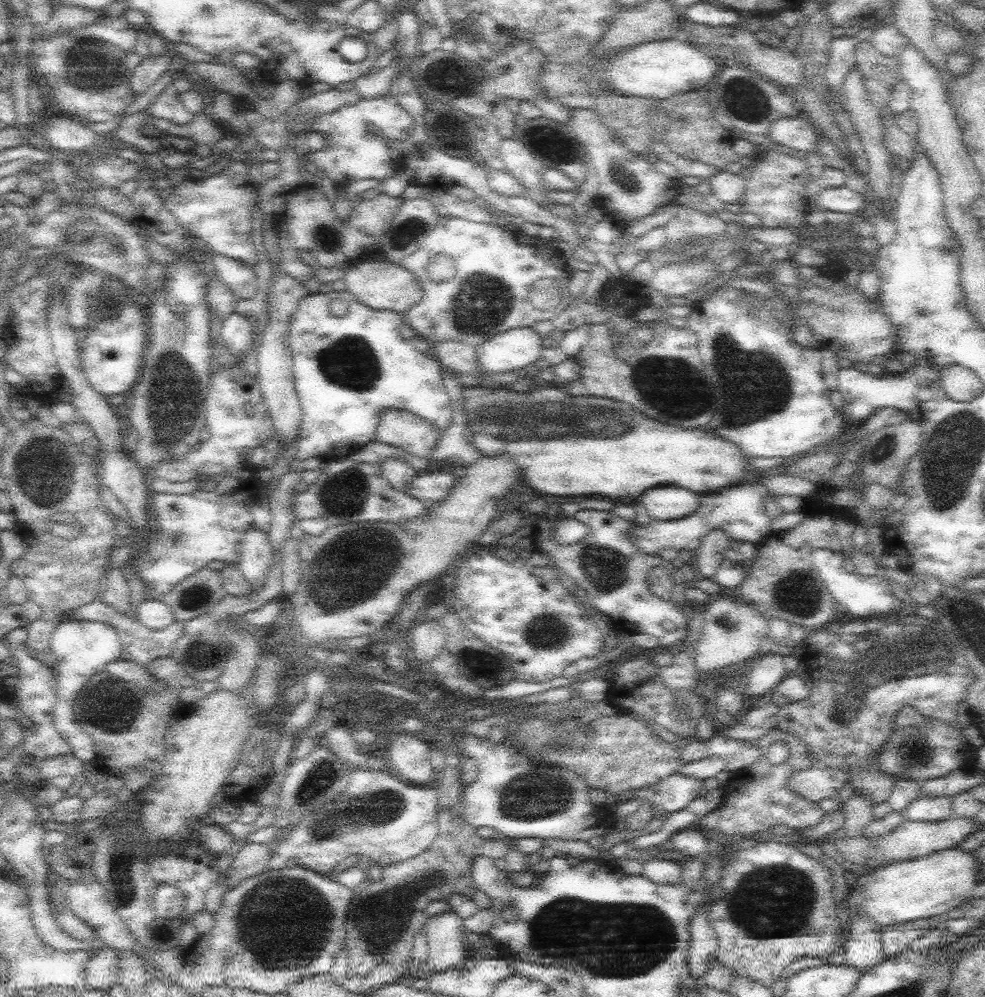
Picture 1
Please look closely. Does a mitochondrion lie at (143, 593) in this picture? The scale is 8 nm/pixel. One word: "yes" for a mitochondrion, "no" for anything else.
no

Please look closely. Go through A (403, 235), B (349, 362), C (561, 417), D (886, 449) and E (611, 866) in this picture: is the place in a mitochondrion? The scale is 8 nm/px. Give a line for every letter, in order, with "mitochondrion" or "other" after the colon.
A: mitochondrion
B: mitochondrion
C: mitochondrion
D: mitochondrion
E: other

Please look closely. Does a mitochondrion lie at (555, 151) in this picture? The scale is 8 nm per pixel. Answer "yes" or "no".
yes

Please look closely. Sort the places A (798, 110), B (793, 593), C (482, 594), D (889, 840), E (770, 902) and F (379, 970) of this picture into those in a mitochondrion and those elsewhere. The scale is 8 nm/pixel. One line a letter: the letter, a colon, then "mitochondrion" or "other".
A: other
B: mitochondrion
C: other
D: other
E: mitochondrion
F: other

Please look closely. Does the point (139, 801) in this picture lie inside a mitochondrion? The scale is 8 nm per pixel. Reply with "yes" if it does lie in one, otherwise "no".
no

